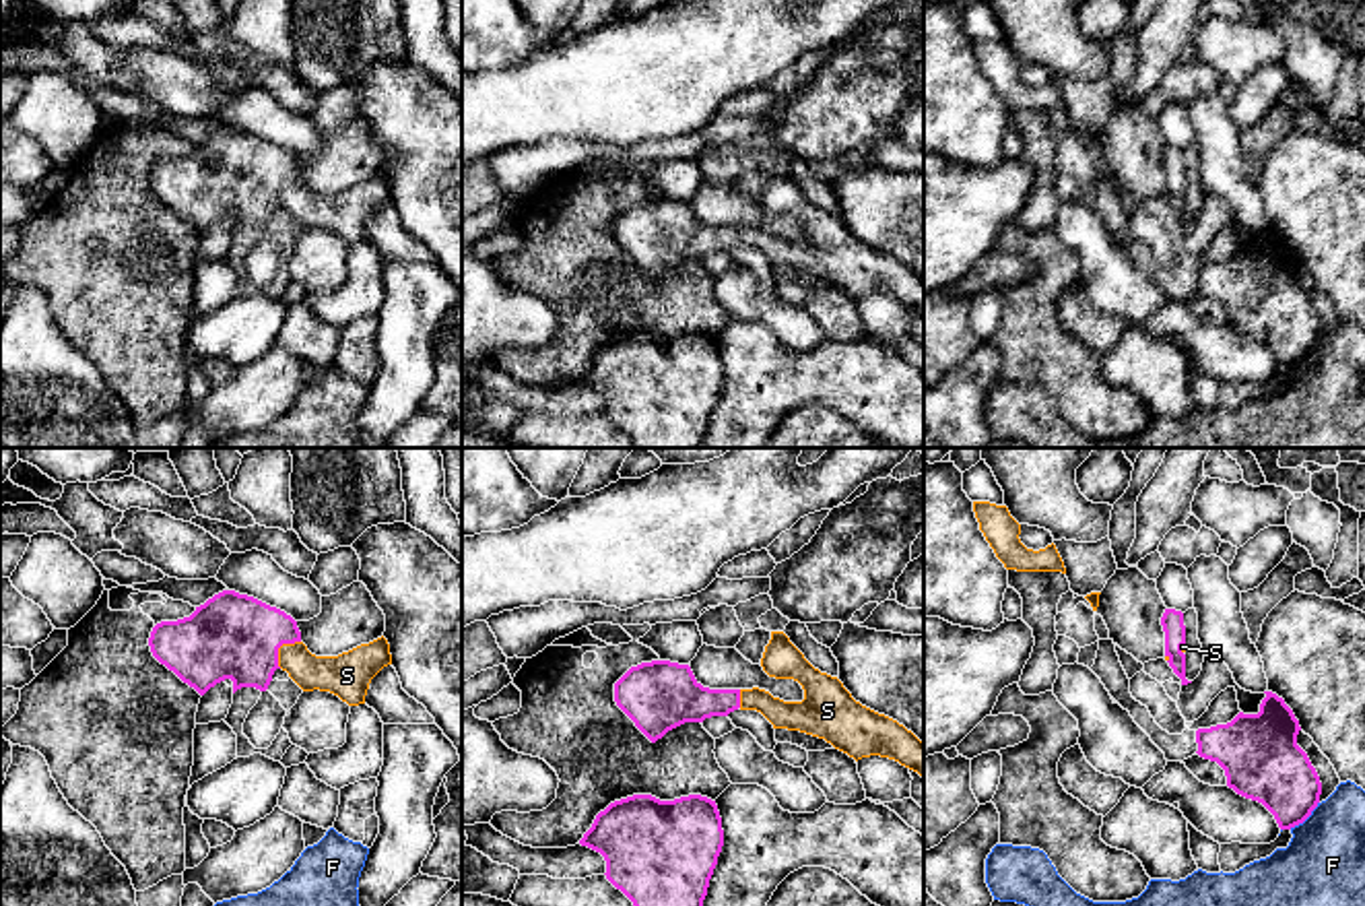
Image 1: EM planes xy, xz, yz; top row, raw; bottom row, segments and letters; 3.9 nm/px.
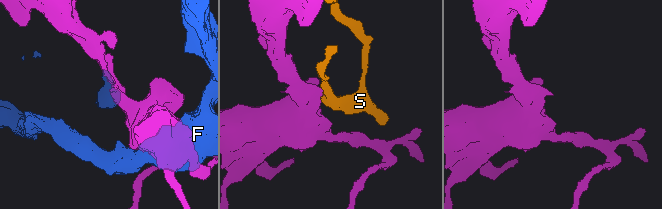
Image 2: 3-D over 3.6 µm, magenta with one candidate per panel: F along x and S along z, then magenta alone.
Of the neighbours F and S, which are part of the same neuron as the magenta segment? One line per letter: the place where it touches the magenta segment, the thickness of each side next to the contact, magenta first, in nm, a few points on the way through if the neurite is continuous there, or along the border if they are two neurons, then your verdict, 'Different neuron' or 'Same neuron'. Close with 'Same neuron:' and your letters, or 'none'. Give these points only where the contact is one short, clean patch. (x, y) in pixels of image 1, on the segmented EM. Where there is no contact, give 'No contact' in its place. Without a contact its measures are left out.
F: Touches magenta at yz (1306, 818). Thickness 280 nm (magenta) against 320 nm. Different neuron
S: Touches magenta at xy (279, 646). Thickness 340 nm (magenta) against 140 nm. Path across: xy (234, 636), (269, 638), (279, 646), (308, 671), (328, 673). Same neuron
Same neuron: S

